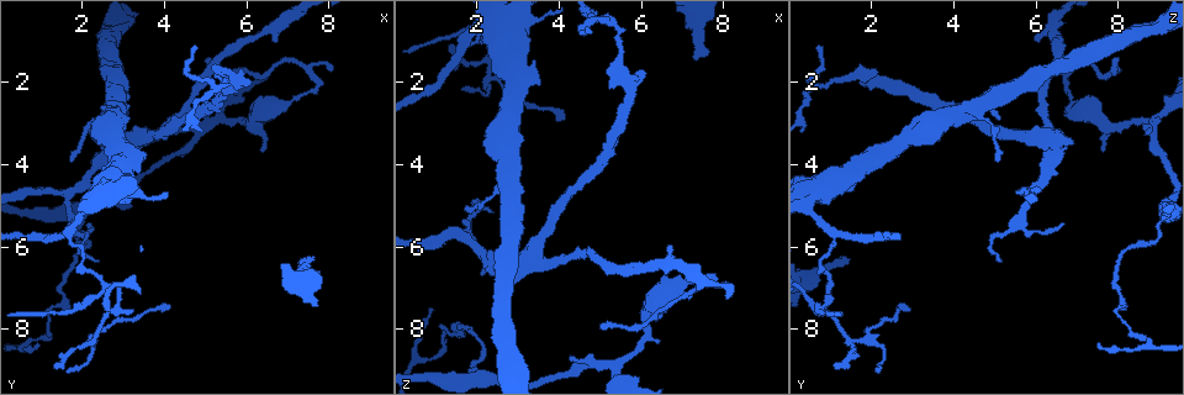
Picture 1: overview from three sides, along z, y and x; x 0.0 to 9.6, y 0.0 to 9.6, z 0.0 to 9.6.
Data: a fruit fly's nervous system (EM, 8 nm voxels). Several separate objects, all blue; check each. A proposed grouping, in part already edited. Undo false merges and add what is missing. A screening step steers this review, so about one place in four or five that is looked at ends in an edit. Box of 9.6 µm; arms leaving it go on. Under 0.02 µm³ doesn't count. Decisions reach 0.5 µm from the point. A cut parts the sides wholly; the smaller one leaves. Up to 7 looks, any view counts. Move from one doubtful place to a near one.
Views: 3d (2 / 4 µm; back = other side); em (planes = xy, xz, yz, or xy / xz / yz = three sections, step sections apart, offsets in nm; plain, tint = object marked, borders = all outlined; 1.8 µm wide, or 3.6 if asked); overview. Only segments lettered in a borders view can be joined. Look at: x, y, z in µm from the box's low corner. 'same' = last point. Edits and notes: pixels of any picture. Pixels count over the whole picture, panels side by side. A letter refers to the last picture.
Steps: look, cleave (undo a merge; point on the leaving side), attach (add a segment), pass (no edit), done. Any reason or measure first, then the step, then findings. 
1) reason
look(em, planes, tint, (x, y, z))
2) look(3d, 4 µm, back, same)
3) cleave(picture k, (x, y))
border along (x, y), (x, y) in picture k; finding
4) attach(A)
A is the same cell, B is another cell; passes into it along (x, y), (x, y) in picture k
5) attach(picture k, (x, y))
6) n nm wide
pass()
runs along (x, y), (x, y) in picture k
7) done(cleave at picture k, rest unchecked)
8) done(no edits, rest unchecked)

arms part here
look(3d, 2 µm, (1.70, 4.75, 5.80))

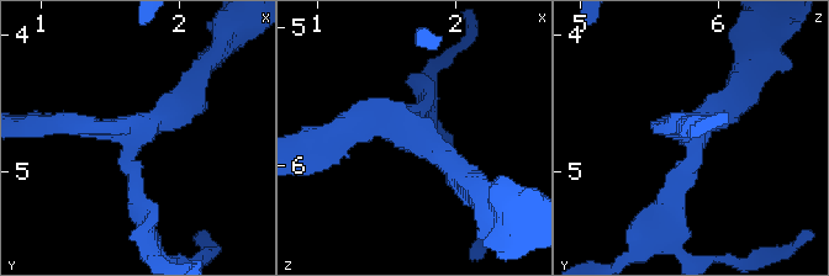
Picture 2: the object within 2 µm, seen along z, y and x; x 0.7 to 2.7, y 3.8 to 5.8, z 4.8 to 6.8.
now the EM
look(em, planes, borders, (1.70, 4.74, 5.78))

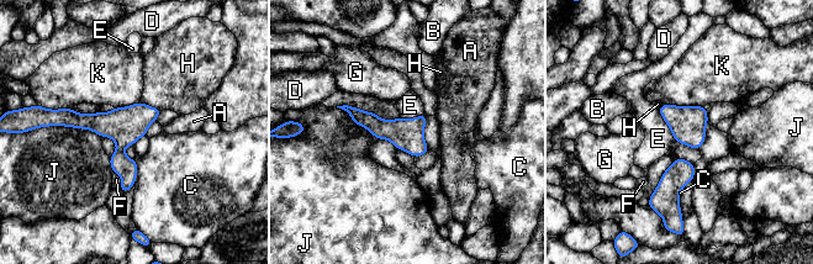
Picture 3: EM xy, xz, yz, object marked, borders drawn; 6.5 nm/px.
J touches over 360 nm
pass()
A, B, C, D, E, F, G, H, J and K are other cells; runs along (156, 111), (133, 121), (58, 117) in picture 3; all the same cell

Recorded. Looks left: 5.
thin end
look(em, yz, step 4, borders, (2.35, 6.35, 5.20))

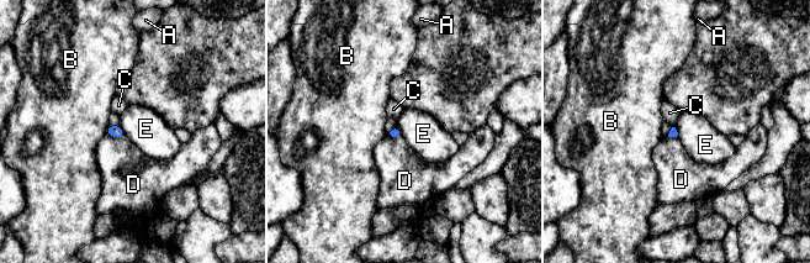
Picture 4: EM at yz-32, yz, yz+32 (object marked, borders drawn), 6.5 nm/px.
look(em, planes, borders, same)

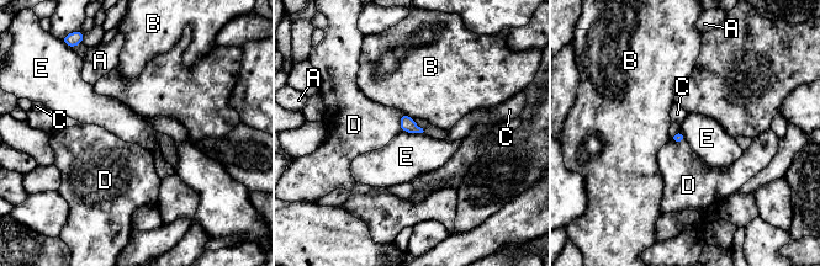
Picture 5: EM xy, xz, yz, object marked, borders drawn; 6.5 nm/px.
70 nm wide
pass()
A, B, C, D and E are other cells; none of them fits

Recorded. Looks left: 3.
an open end
look(em, planes, borders, (1.30, 8.90, 1.15))

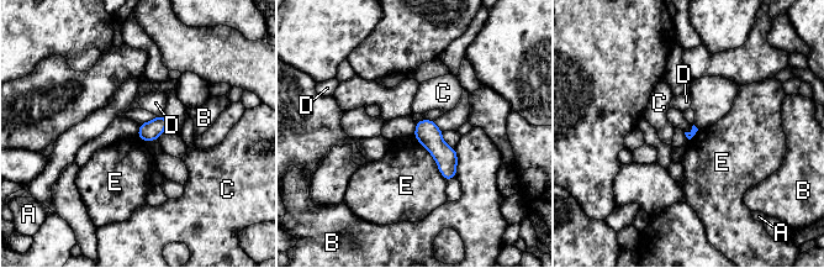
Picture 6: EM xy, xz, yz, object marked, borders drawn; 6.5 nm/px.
pass()
A, B, C, D and E are other cells; border along (413, 135), (433, 158), (447, 182) in picture 6; no lettered segment goes on from it

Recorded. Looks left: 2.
done(no edits, rest unchecked)

